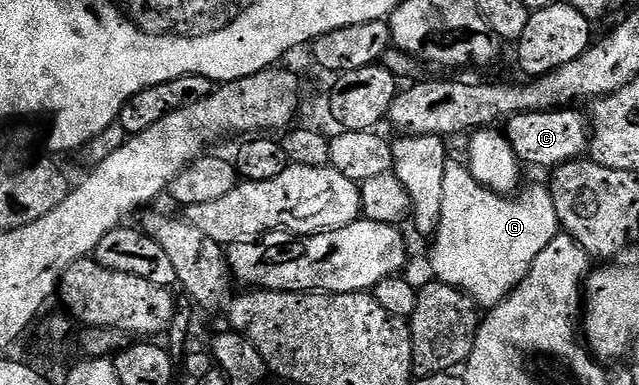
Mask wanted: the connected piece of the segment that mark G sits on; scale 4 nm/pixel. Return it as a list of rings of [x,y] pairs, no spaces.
[[[453,161],[446,162],[441,220],[432,240],[433,271],[440,282],[468,295],[474,304],[481,306],[482,303],[482,308],[495,307],[516,289],[523,277],[527,277],[535,257],[539,257],[539,253],[543,253],[543,249],[551,245],[557,234],[559,224],[555,213],[555,201],[551,201],[548,186],[529,187],[526,191],[521,189],[510,197],[508,194],[492,191],[491,188],[475,181],[468,166],[461,164],[460,167]]]

